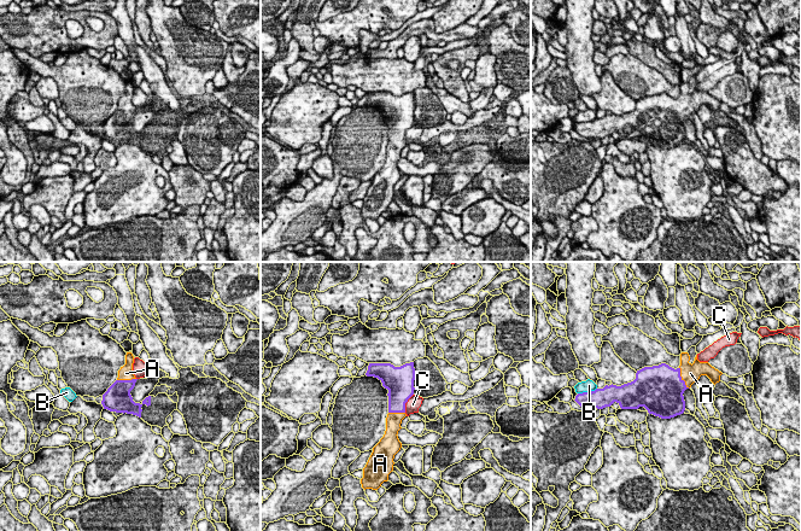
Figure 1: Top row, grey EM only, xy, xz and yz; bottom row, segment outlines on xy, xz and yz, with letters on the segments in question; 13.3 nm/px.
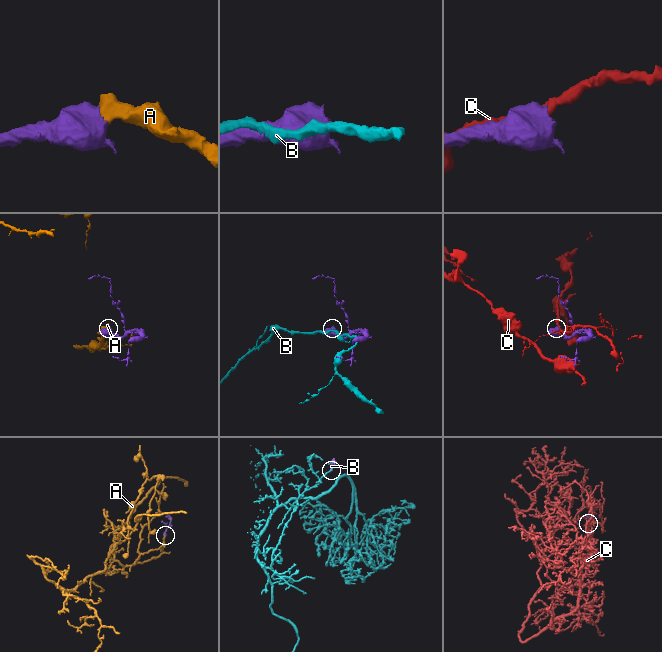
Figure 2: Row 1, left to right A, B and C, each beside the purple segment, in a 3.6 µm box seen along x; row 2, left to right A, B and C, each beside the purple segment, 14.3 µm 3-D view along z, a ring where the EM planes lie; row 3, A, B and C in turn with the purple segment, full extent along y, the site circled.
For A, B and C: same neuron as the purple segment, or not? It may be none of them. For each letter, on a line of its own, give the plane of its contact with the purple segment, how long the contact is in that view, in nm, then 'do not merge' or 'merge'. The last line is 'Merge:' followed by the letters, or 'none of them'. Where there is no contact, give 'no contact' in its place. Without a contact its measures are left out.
A: contact in yz; length 320 nm; merge
B: contact in yz; length 260 nm; do not merge
C: contact in xz; length 280 nm; do not merge
Merge: A

